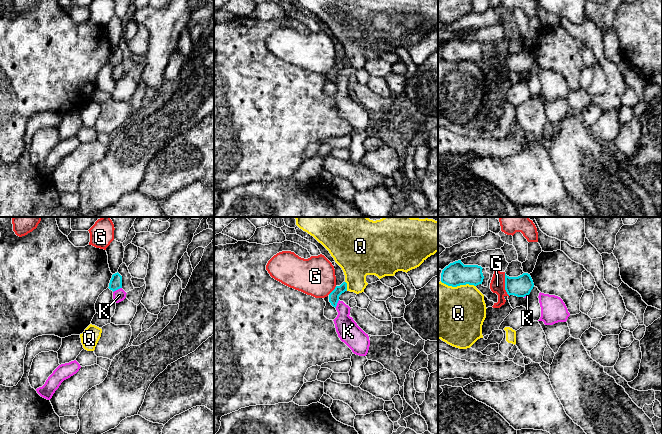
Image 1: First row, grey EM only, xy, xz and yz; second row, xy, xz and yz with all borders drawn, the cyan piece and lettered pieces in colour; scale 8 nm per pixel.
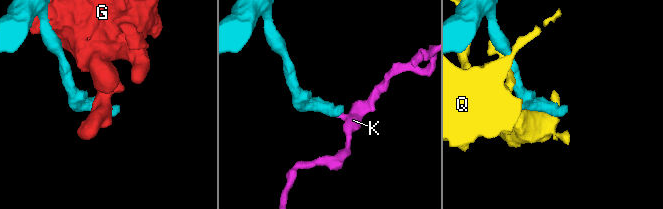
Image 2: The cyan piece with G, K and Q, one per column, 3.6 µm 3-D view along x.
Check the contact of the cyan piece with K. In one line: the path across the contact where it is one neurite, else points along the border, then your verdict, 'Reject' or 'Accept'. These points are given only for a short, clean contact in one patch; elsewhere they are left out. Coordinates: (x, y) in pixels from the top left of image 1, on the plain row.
Boundary: xy (121, 63), (113, 68). Reject

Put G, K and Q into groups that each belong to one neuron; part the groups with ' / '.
G / K / Q

